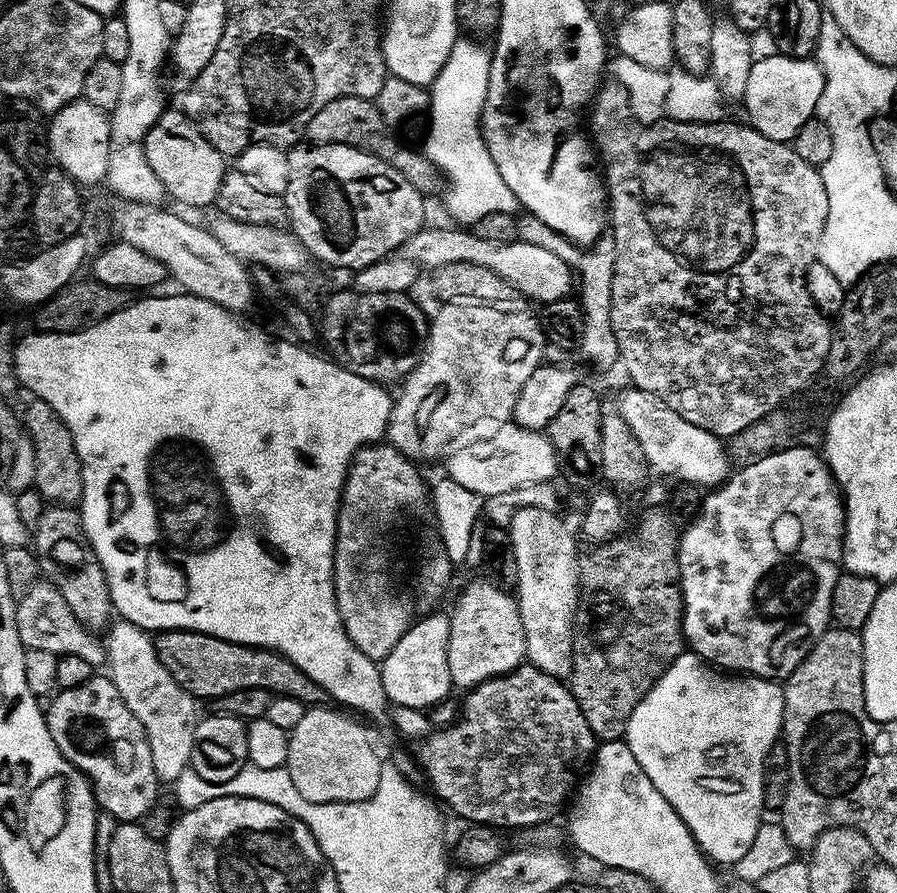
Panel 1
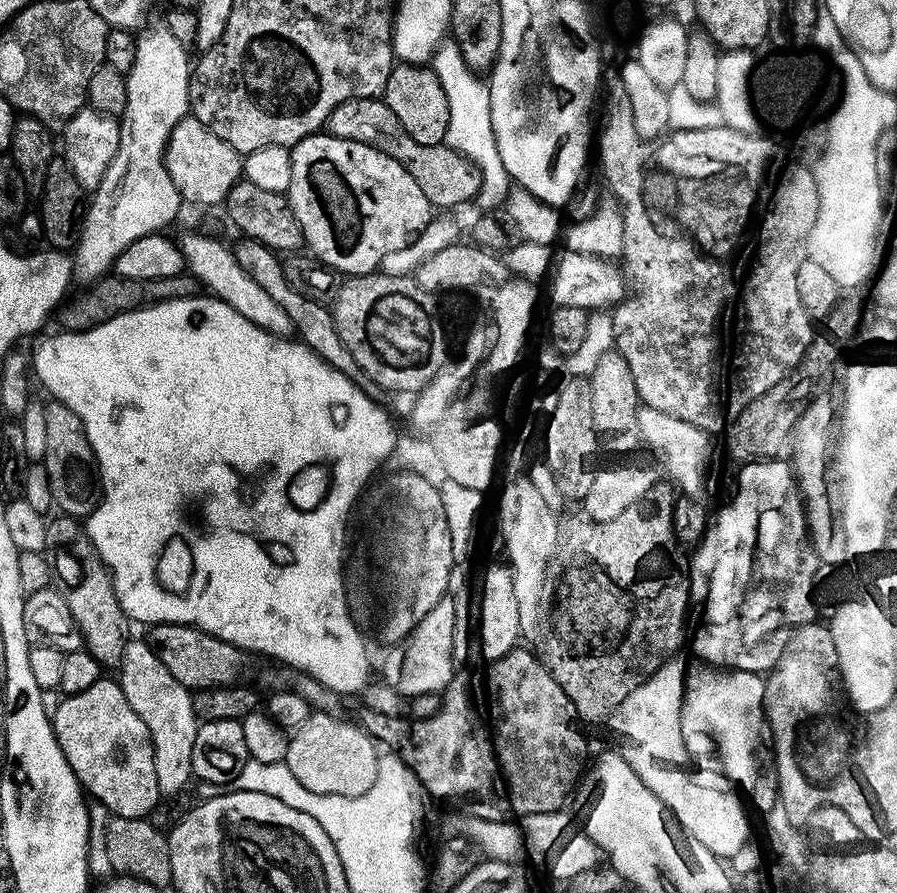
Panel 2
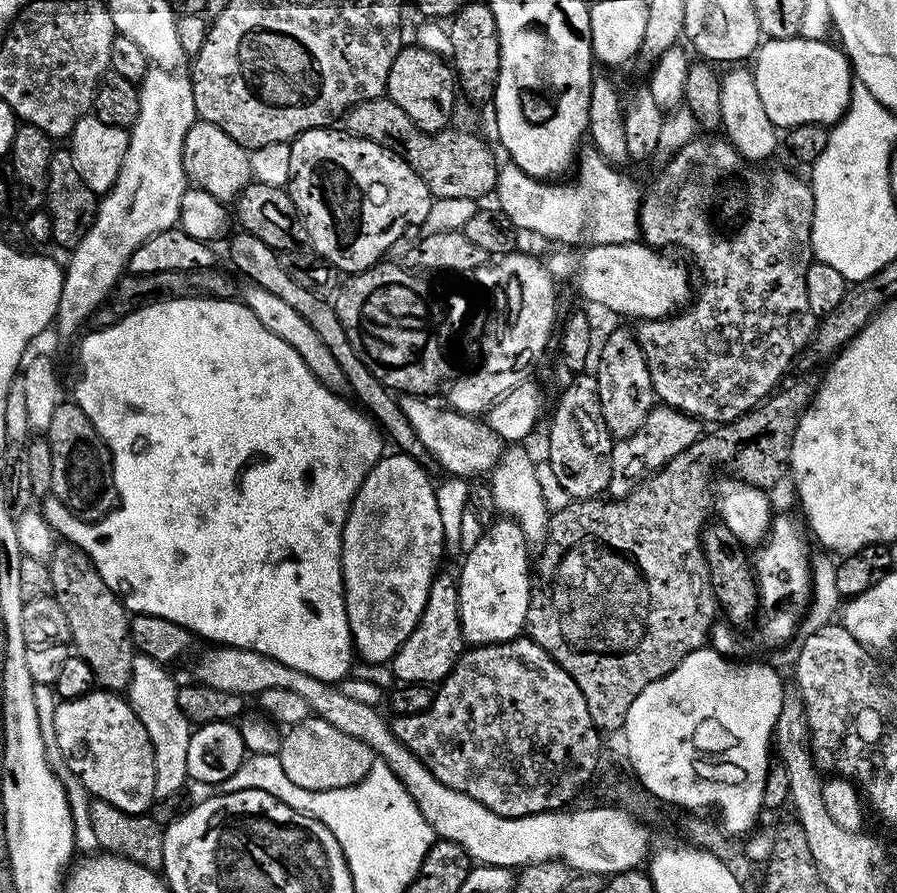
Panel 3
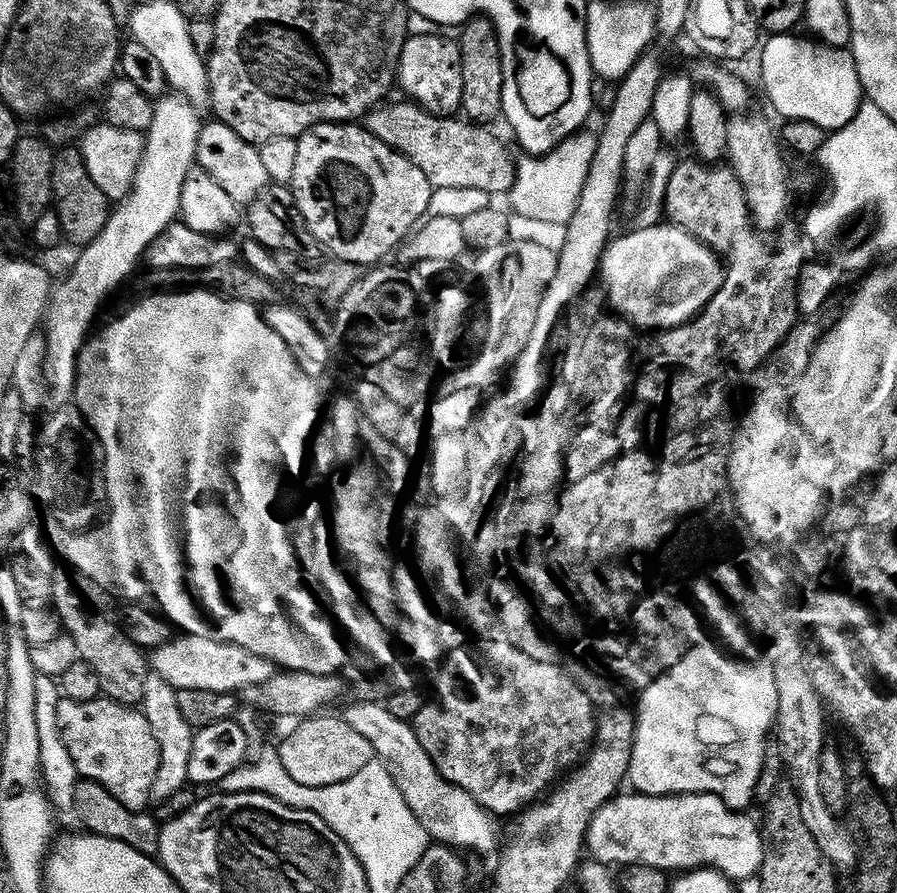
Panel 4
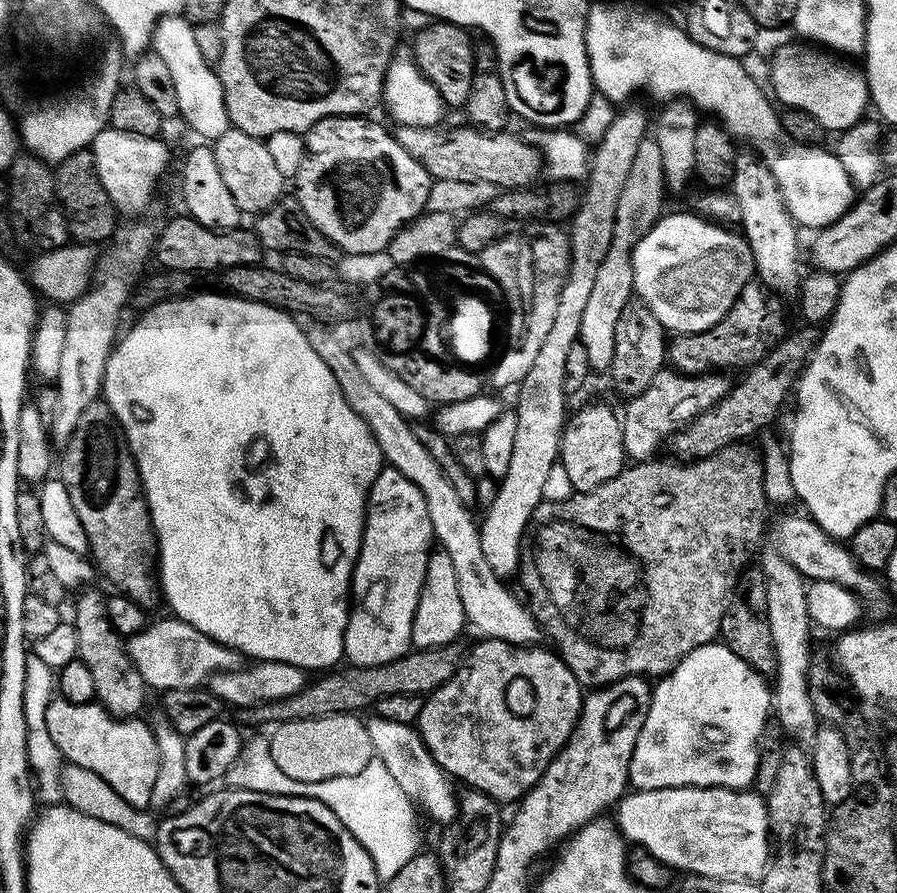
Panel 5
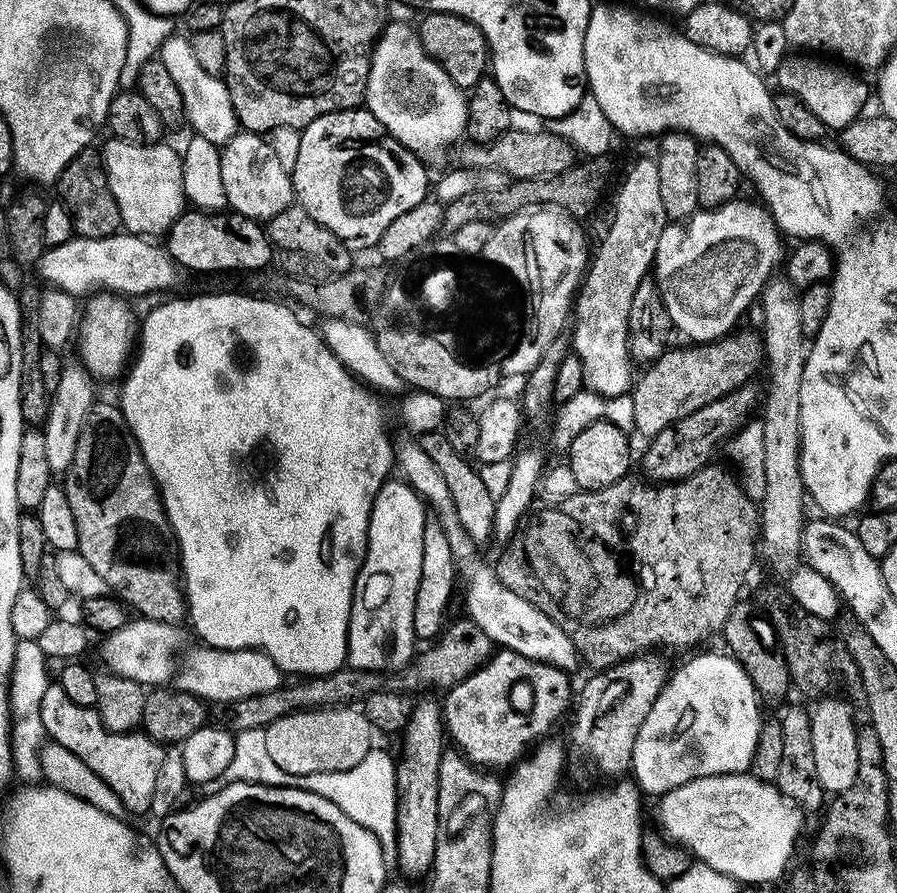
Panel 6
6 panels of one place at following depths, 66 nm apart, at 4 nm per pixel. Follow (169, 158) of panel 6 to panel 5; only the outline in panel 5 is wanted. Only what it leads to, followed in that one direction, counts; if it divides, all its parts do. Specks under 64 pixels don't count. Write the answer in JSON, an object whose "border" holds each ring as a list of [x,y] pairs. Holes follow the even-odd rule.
{"border":[[[111,126],[101,130],[90,145],[94,166],[102,182],[102,190],[110,194],[117,213],[136,216],[148,208],[156,192],[156,179],[168,168],[168,148],[163,139],[142,134],[126,134]]]}

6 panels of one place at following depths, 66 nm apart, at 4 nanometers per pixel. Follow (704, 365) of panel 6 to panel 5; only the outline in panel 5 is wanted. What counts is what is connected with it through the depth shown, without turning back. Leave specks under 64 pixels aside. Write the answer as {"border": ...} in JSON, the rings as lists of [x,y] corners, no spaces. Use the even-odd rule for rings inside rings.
{"border":[[[672,368],[659,371],[646,390],[638,396],[631,397],[625,404],[626,412],[622,414],[623,444],[629,459],[643,462],[651,459],[656,448],[665,443],[692,418],[705,412],[718,403],[731,388],[731,381],[720,376],[718,372],[689,375]]]}

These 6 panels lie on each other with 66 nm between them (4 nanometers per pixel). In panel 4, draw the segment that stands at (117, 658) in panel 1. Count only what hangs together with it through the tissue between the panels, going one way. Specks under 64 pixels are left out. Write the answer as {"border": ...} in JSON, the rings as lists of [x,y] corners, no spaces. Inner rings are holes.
{"border":[[[146,676],[138,708],[143,712],[146,722],[150,722],[150,734],[154,734],[154,742],[158,742],[158,774],[154,774],[152,787],[152,800],[156,802],[170,799],[183,784],[189,783],[188,767],[194,730],[178,714],[175,696],[176,689],[171,688],[161,676]]]}

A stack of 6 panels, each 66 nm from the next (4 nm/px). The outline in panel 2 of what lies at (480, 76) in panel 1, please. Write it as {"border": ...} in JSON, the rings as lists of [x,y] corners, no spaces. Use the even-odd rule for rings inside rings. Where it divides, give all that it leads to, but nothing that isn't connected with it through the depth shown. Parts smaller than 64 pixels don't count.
{"border":[[[445,38],[436,45],[432,53],[430,67],[436,73],[438,82],[446,94],[448,103],[448,134],[446,143],[449,148],[459,152],[461,156],[472,161],[480,173],[480,200],[481,209],[492,210],[495,204],[498,206],[505,203],[505,197],[510,189],[508,171],[502,166],[502,158],[498,154],[498,146],[492,129],[490,118],[490,94],[488,84],[462,58],[462,50],[458,50],[455,40]]]}

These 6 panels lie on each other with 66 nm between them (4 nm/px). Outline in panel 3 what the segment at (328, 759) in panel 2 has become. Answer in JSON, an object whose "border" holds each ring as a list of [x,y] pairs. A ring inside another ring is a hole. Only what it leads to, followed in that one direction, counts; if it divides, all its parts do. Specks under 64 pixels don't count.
{"border":[[[309,718],[300,724],[291,725],[283,733],[280,741],[279,758],[282,770],[286,770],[286,778],[291,778],[297,786],[306,786],[306,790],[334,790],[342,786],[354,786],[370,770],[374,753],[358,738],[350,738],[350,734],[342,734],[342,730],[334,730],[330,722]]]}

